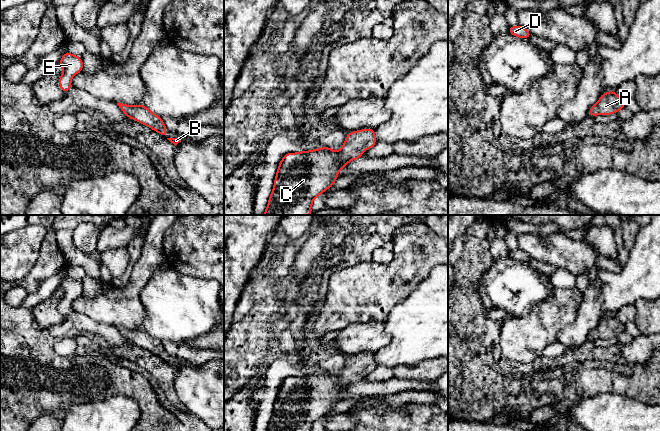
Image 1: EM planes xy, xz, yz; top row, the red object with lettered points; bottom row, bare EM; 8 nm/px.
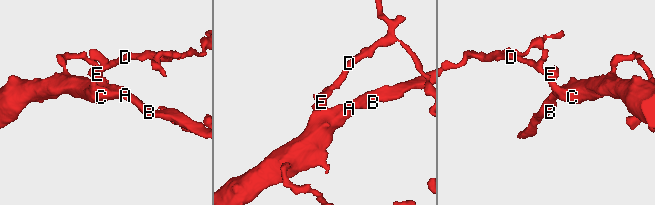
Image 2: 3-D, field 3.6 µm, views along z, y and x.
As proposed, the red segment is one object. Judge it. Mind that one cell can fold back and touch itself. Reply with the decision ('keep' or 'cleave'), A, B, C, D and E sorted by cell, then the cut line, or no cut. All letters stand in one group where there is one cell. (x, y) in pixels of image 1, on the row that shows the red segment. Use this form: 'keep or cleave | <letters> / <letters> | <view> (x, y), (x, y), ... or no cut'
keep | A B C D E | no cut

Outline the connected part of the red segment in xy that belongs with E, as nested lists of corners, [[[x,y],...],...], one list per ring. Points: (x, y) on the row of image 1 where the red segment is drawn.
[[[68,51],[62,56],[59,64],[63,67],[63,73],[59,79],[59,87],[67,94],[71,88],[71,78],[83,69],[81,57],[74,56]]]

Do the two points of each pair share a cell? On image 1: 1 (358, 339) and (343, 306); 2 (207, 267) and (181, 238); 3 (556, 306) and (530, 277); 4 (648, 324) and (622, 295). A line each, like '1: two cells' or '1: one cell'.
1: two cells
2: one cell
3: two cells
4: two cells

